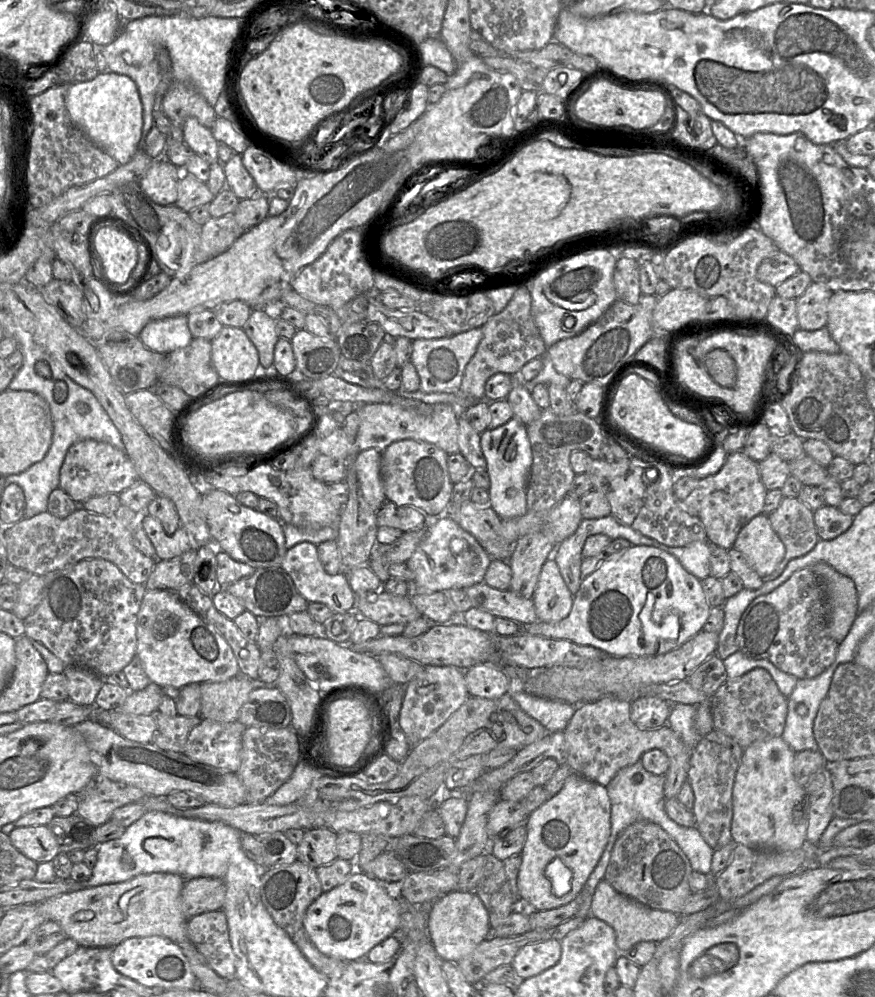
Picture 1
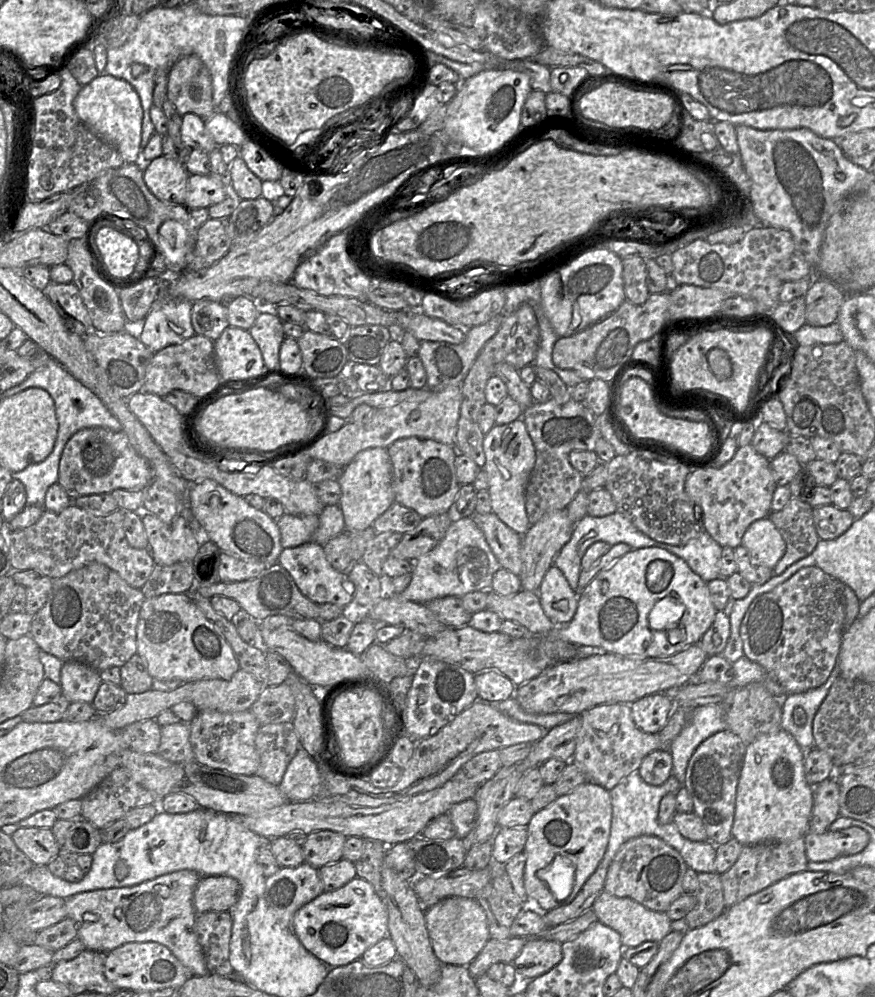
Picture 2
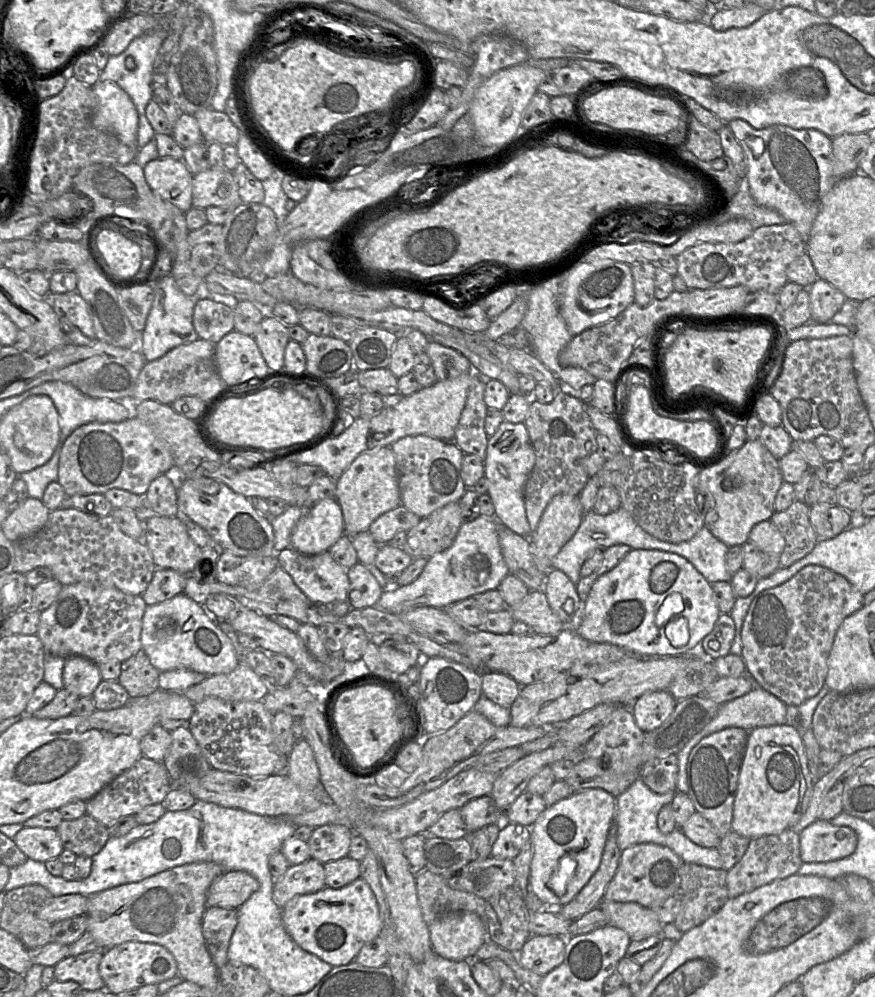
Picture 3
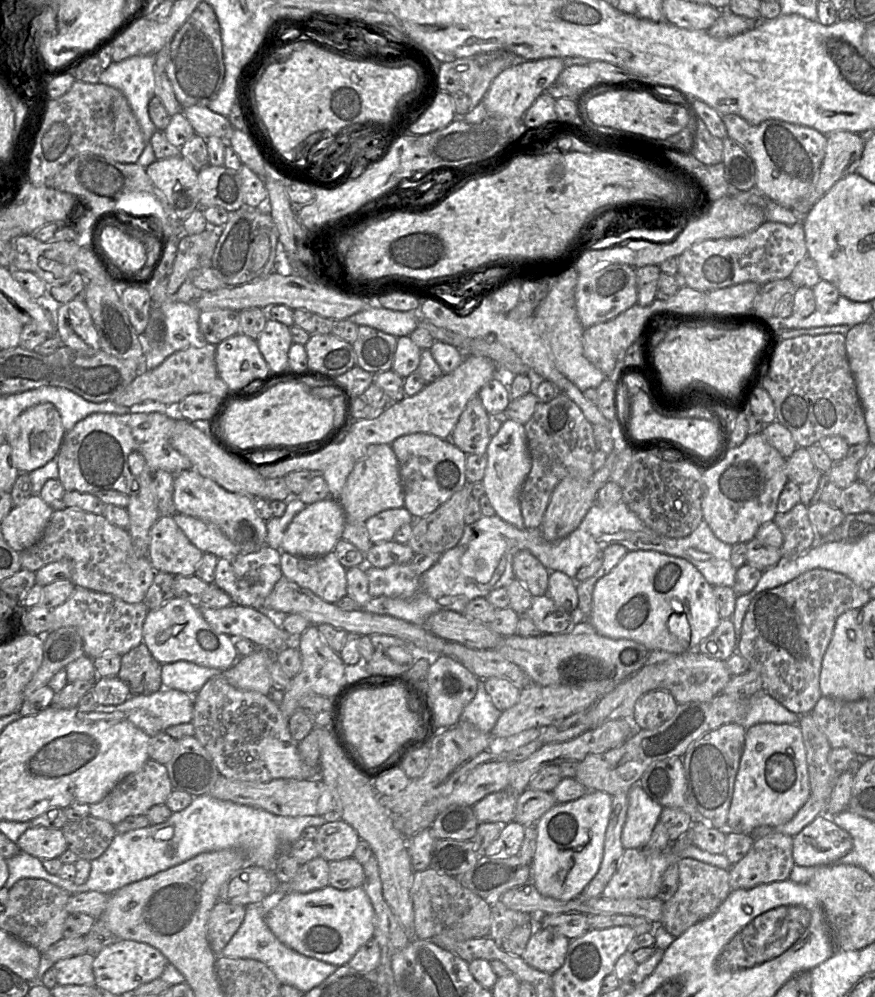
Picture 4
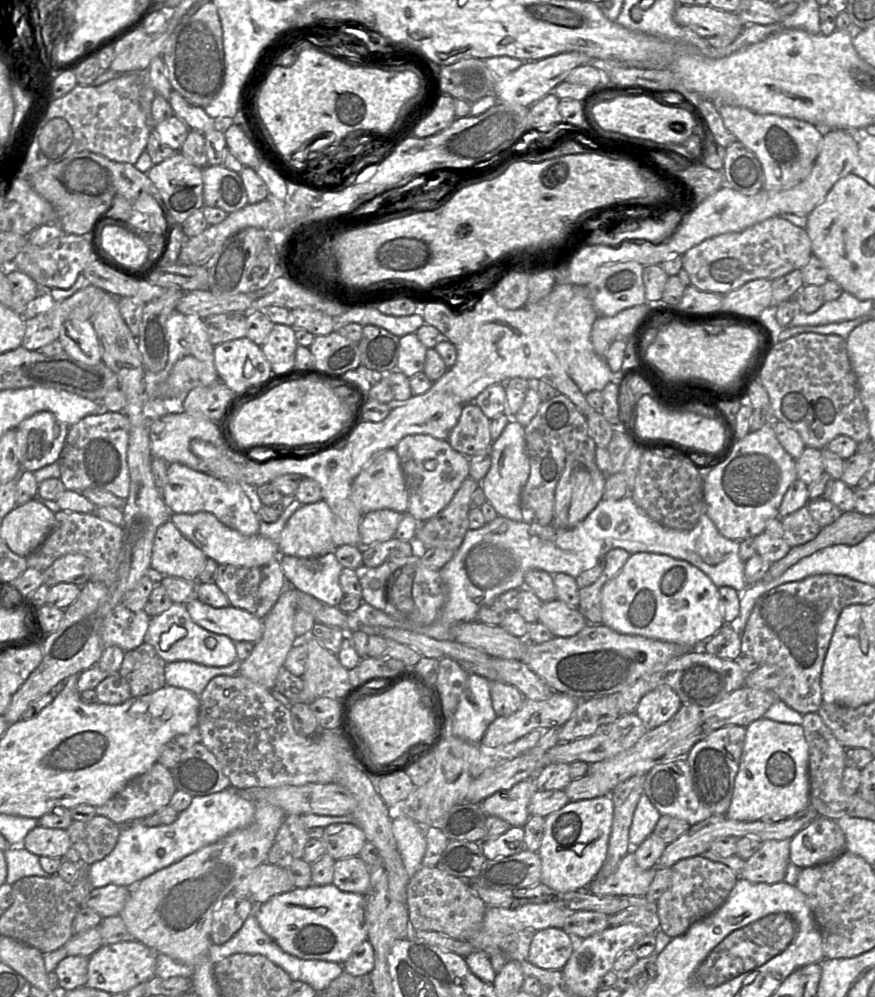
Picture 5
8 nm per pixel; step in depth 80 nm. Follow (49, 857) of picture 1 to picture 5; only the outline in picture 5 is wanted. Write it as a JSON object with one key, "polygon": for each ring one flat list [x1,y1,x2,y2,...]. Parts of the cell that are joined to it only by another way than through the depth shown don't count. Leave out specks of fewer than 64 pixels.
{"polygon":[[38,825,26,835,19,846,39,857,62,858,71,847,71,841,66,829]]}

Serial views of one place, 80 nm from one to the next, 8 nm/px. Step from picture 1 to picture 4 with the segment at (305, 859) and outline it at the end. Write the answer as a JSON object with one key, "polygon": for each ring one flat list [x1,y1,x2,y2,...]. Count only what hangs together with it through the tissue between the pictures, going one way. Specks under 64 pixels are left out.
{"polygon":[[340,820,326,823,317,830,313,841,319,857,327,862,353,857,360,838,350,825]]}

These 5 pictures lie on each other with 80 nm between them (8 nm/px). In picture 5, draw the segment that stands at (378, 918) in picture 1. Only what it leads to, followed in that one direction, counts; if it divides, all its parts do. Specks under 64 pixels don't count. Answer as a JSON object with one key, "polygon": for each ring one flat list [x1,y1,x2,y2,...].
{"polygon":[[334,884,293,888,255,907,262,930,286,953,300,959,343,963,368,938,365,895,344,892]]}

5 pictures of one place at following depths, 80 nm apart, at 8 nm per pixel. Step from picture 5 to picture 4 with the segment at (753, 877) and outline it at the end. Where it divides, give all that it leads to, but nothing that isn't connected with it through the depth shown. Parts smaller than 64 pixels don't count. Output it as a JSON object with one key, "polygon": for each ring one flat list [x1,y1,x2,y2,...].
{"polygon":[[772,831,755,838,746,856,729,870,731,890,751,889,759,885,789,880,795,863,793,860,793,837]]}

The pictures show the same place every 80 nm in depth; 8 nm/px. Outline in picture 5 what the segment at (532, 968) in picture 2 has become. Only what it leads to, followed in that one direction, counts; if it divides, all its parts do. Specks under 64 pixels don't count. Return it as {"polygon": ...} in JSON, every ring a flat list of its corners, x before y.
{"polygon":[[548,927,534,933,528,961,548,970,562,970,574,950,574,938,563,929]]}

